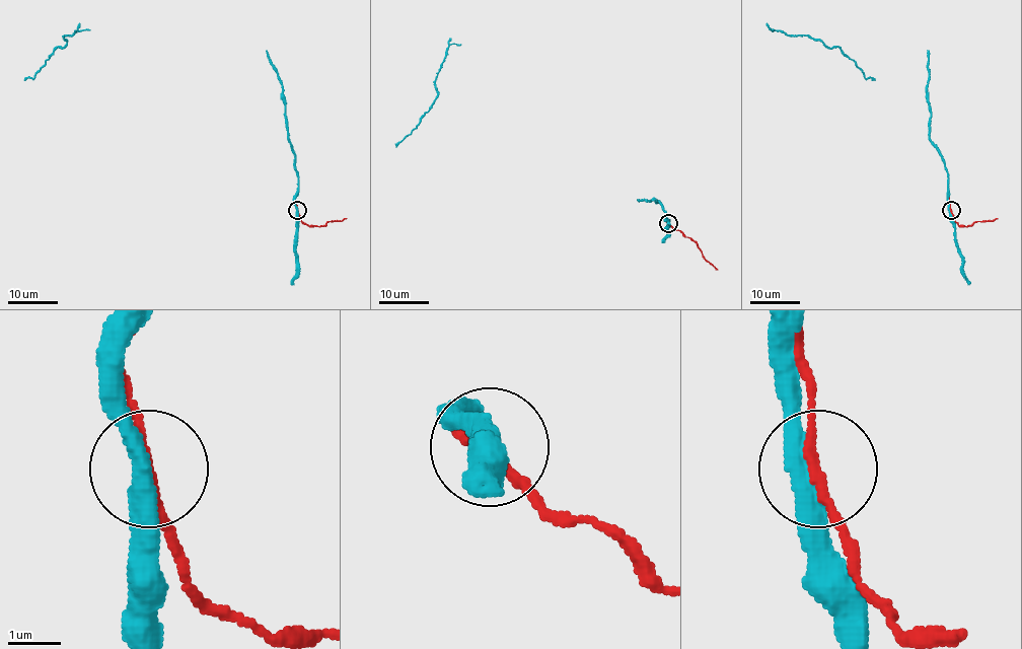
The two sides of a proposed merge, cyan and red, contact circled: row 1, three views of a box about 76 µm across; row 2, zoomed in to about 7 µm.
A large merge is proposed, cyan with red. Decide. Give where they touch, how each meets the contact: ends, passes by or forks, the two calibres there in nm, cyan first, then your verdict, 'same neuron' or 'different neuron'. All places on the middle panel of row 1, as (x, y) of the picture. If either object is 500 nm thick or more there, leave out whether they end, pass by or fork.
place (668, 223); cyan passes by; red passes by; calibres 400 and 170 nm; same neuron

